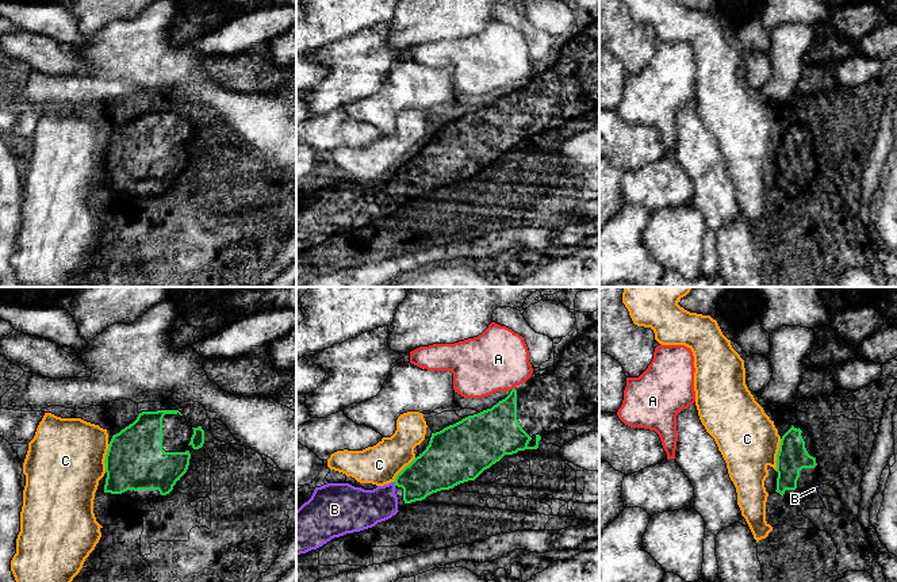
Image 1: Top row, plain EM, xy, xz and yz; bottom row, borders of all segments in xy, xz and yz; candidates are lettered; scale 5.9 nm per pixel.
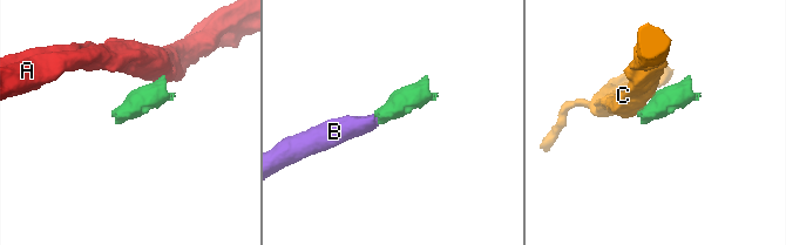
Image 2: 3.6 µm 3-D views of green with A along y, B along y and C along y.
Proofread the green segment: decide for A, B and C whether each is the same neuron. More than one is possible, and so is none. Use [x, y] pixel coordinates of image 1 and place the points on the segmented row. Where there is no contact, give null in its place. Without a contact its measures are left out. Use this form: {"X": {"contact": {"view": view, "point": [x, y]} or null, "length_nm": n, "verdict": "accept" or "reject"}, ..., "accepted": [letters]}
{"A": {"contact": {"view": "xz", "point": [513, 389]}, "length_nm": 30, "verdict": "reject"}, "B": {"contact": {"view": "xz", "point": [394, 482]}, "length_nm": 30, "verdict": "accept"}, "C": {"contact": {"view": "yz", "point": [777, 455]}, "length_nm": 190, "verdict": "reject"}, "accepted": ["B"]}

